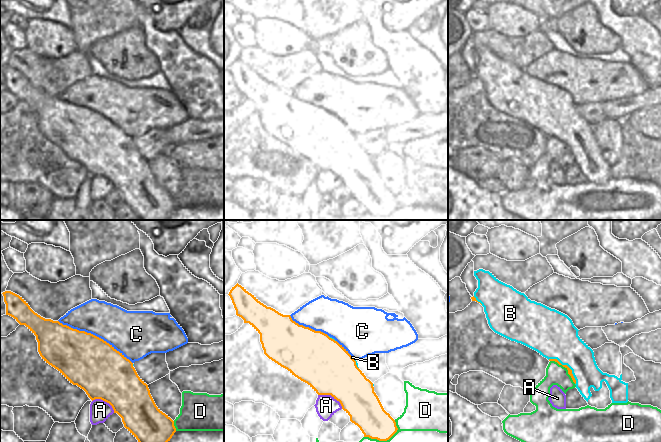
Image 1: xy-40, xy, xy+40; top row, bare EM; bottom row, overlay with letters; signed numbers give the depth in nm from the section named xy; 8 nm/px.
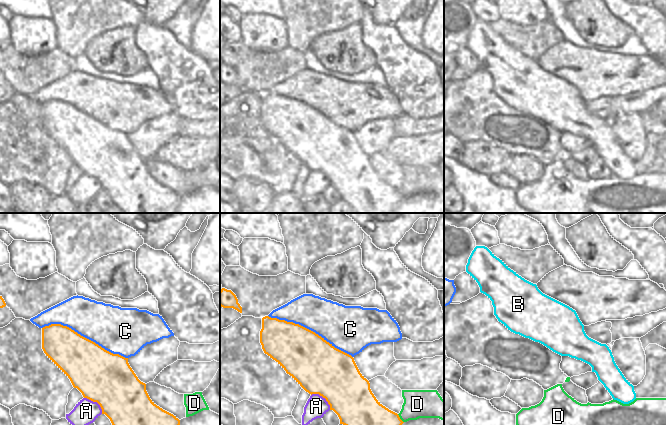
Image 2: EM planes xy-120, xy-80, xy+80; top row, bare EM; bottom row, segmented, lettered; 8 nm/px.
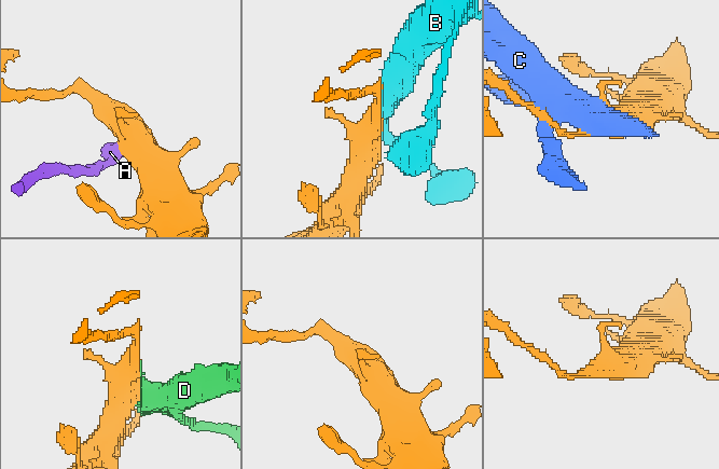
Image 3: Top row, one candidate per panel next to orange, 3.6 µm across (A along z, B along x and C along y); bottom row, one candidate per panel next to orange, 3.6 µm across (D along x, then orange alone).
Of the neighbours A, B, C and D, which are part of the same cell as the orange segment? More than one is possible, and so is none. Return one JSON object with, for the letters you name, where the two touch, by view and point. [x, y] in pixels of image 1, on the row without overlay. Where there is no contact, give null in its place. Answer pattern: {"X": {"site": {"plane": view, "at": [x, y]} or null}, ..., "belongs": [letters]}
{"B": {"site": {"plane": "xy+40", "at": [566, 141]}}, "belongs": ["B"]}

